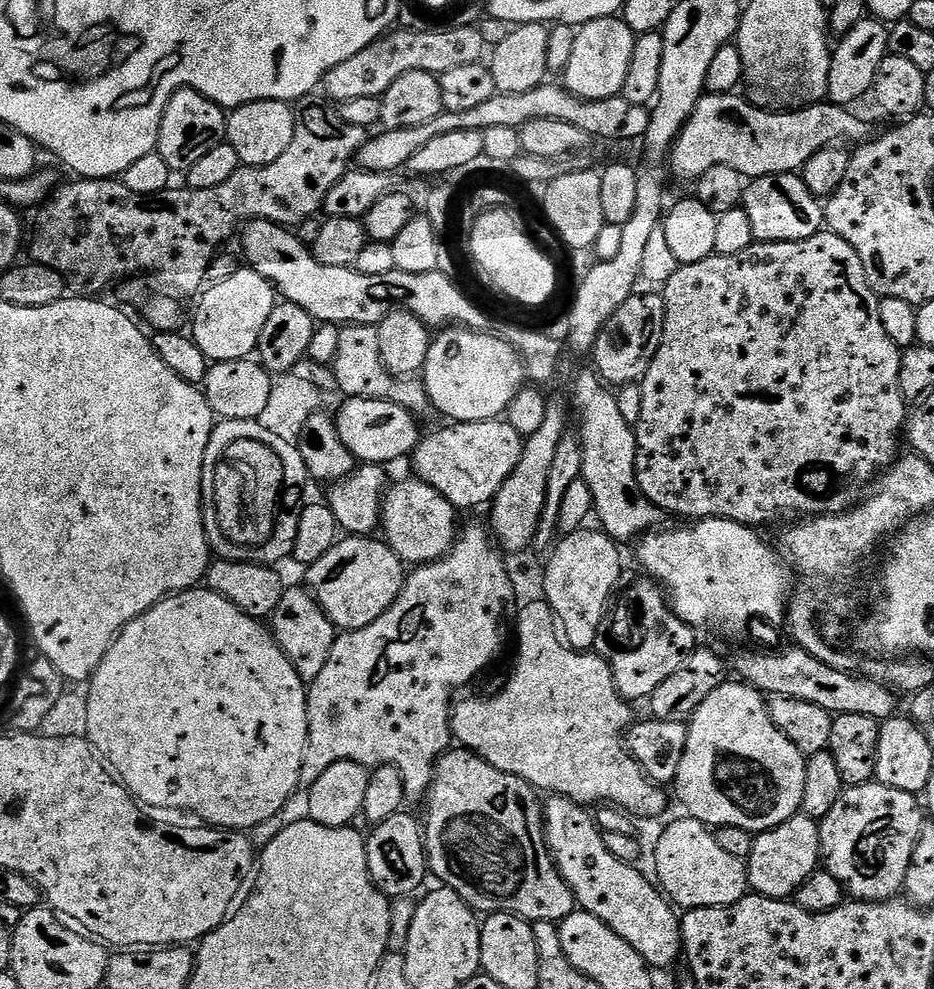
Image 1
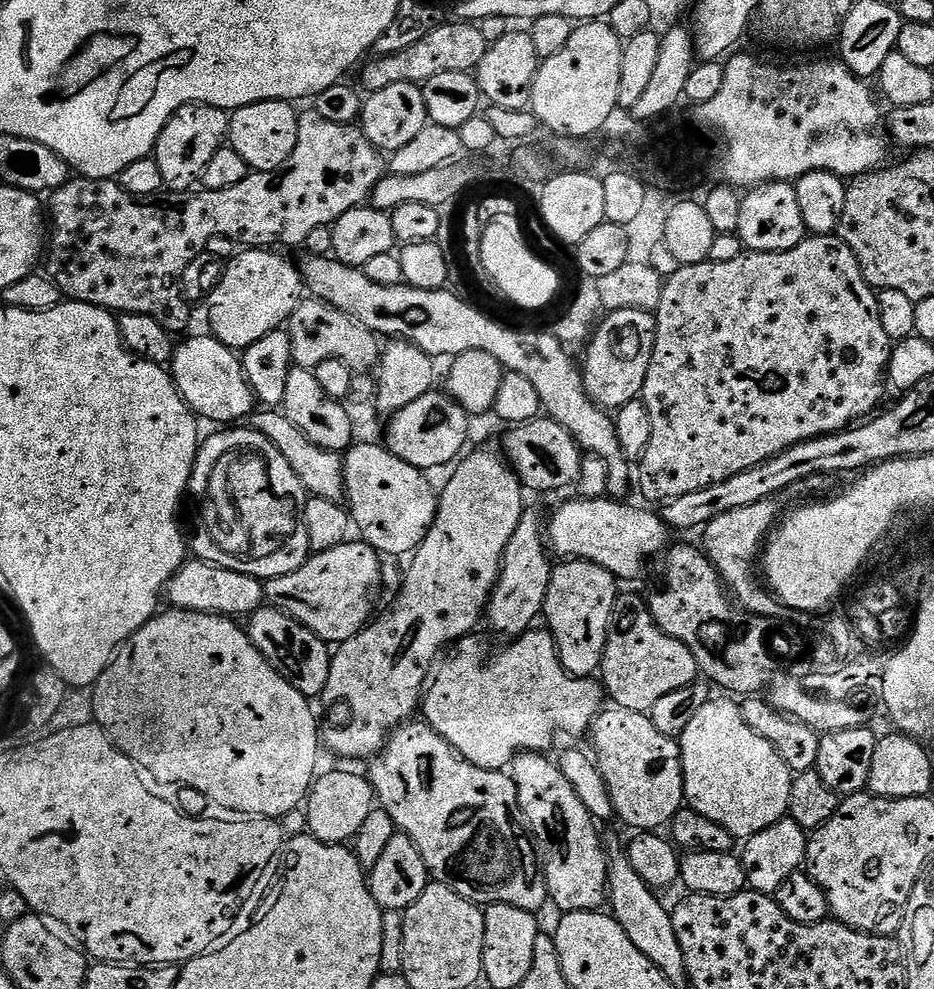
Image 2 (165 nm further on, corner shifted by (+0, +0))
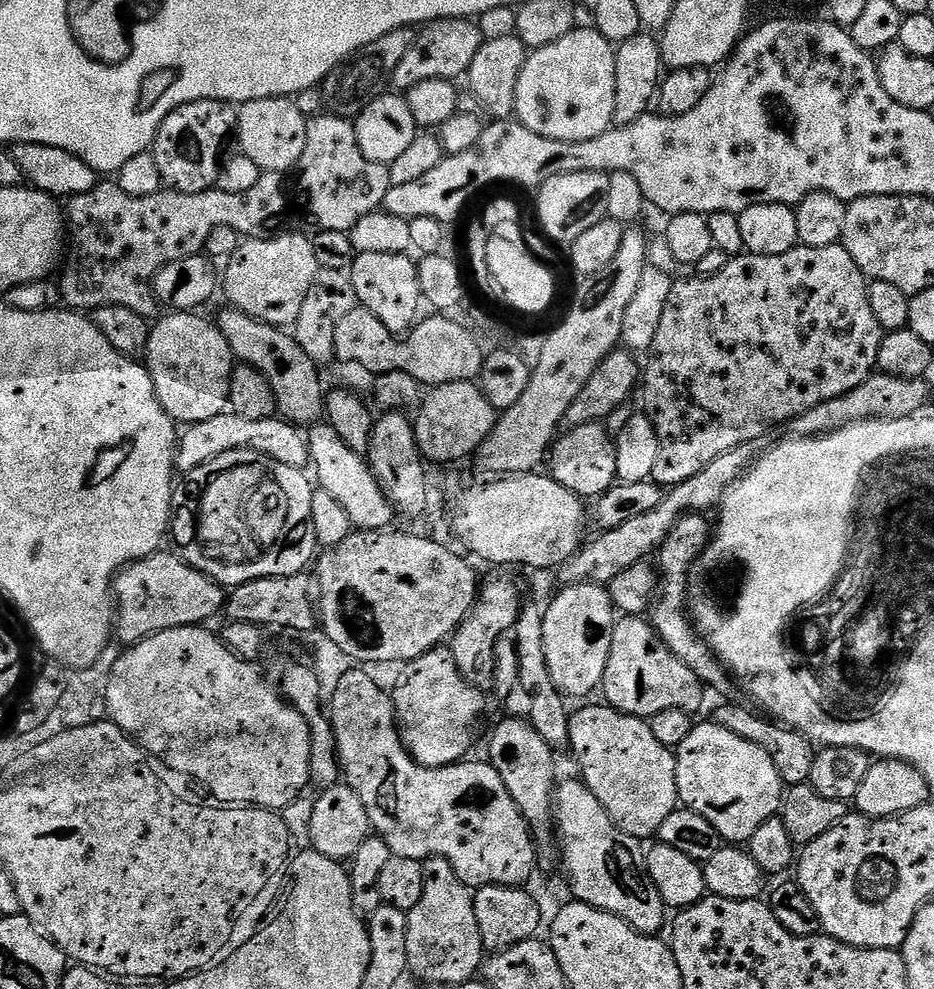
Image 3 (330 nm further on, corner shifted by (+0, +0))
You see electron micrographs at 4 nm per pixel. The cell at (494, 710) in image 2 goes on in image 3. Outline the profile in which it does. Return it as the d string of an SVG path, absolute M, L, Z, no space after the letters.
M439 646L432 649L429 655L411 660L399 679L397 688L390 695L392 705L396 708L396 722L400 730L404 747L412 753L418 763L427 768L445 768L451 764L461 763L472 748L472 738L476 727L484 714L484 696L475 684L468 684L462 678L458 666L452 657L451 647Z

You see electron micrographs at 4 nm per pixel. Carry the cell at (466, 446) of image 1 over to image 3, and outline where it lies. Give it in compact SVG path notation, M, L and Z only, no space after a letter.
M600 422L568 428L565 433L565 436L563 433L550 449L552 479L566 486L566 490L570 490L578 497L599 498L603 496L617 483L615 439Z

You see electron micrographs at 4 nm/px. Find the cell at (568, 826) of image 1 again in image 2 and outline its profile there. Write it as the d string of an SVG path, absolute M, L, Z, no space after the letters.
M521 752L512 759L510 775L518 790L520 815L526 821L542 857L542 871L548 887L549 901L553 905L556 903L561 913L595 912L603 909L606 904L610 856L609 853L604 853L604 844L596 833L597 825L586 810L586 806L582 806L578 794L574 794L574 786L566 782L566 774L562 774L559 763L555 759L547 760L548 758L539 752Z

